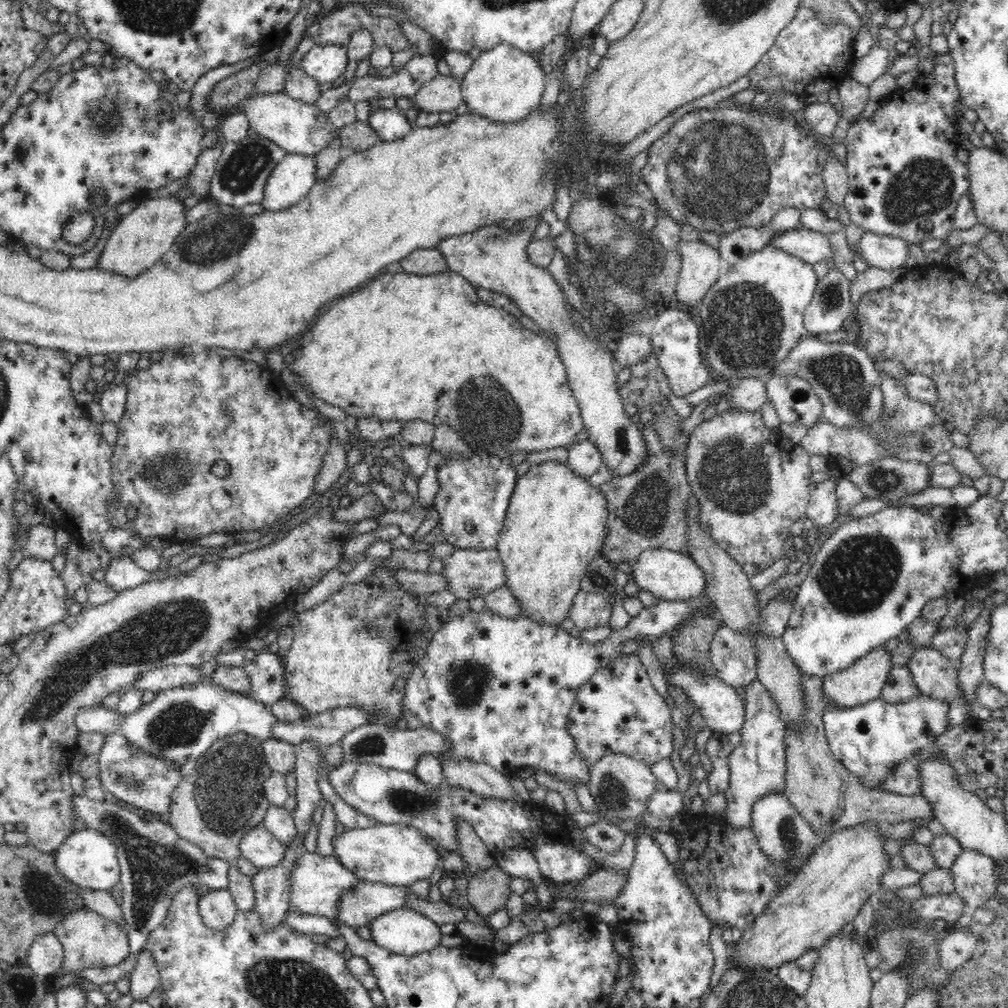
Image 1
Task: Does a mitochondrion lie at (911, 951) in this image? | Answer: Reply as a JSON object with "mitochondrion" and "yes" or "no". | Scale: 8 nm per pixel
{"mitochondrion":"yes"}

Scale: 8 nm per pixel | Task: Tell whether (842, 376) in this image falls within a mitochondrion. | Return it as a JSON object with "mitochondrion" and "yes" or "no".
{"mitochondrion":"yes"}

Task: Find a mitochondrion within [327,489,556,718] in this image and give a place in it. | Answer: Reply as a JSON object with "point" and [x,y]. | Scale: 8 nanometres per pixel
{"point":[469,681]}

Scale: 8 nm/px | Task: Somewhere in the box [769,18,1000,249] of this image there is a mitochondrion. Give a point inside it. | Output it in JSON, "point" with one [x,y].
{"point":[922,188]}

